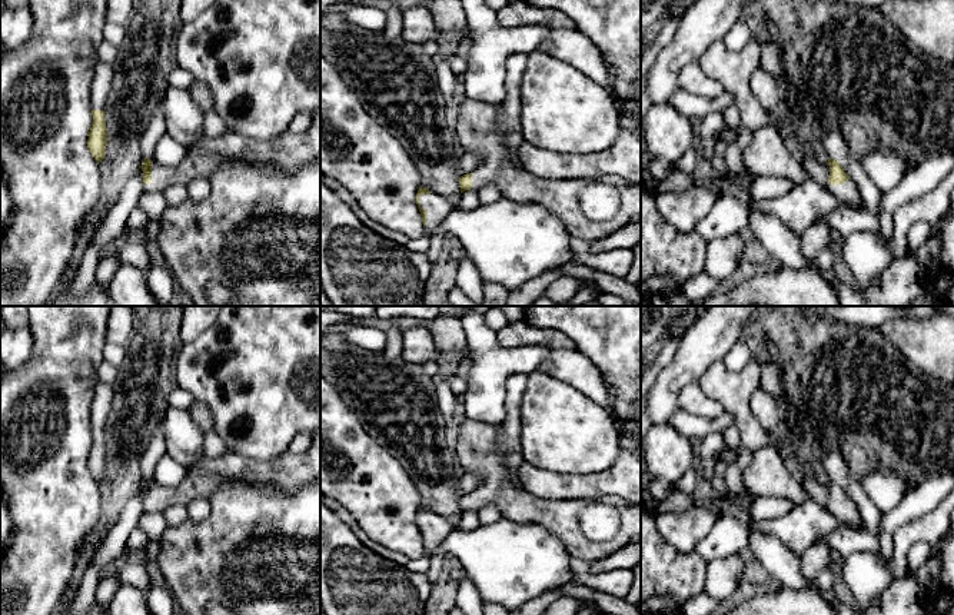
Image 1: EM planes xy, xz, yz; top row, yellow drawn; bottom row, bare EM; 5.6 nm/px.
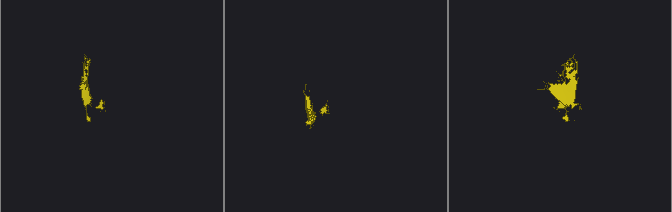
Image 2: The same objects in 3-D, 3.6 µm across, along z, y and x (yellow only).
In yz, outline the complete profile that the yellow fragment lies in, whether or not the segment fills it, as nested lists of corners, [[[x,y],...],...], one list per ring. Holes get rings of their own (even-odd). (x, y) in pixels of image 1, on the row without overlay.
[[[828,479],[830,498],[827,509],[844,525],[854,529],[862,529],[864,522],[861,519],[858,506],[844,492],[837,479]]]

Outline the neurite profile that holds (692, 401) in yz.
[[[698,383],[684,388],[678,405],[681,410],[705,419],[717,419],[722,412],[718,402],[707,396]]]

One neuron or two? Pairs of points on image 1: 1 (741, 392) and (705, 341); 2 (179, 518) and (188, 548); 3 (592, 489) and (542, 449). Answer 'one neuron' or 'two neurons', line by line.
1: two neurons
2: two neurons
3: two neurons

